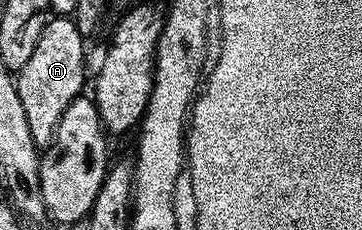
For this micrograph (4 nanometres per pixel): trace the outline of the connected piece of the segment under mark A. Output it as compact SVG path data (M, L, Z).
M53 17L35 45L35 53L27 60L27 65L16 72L19 101L27 113L27 125L31 128L31 137L35 137L38 149L44 149L52 143L67 105L75 101L85 87L85 43L86 36L79 33L71 17Z

